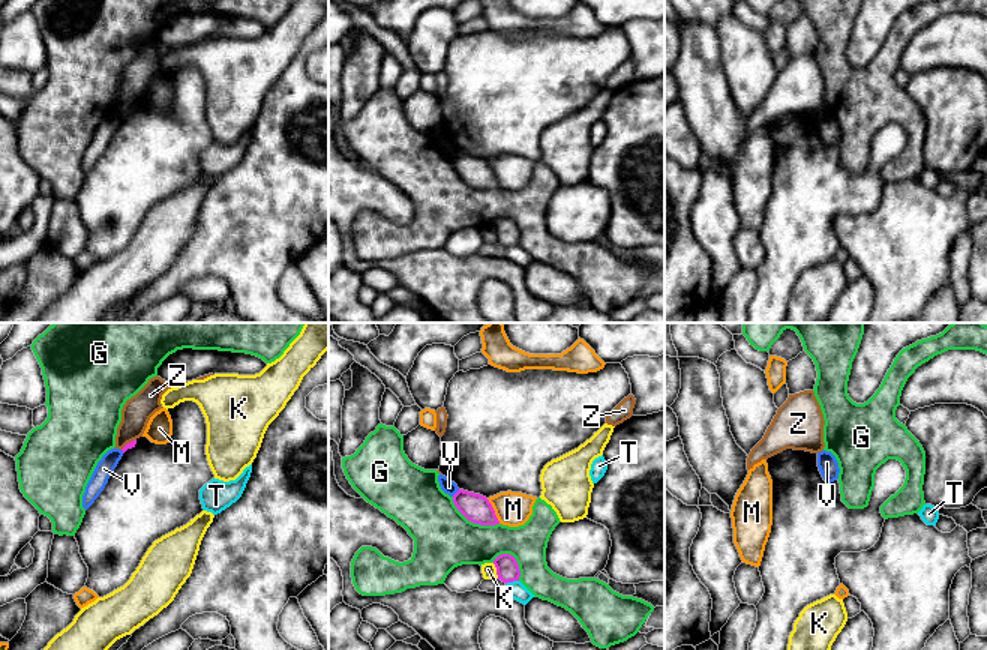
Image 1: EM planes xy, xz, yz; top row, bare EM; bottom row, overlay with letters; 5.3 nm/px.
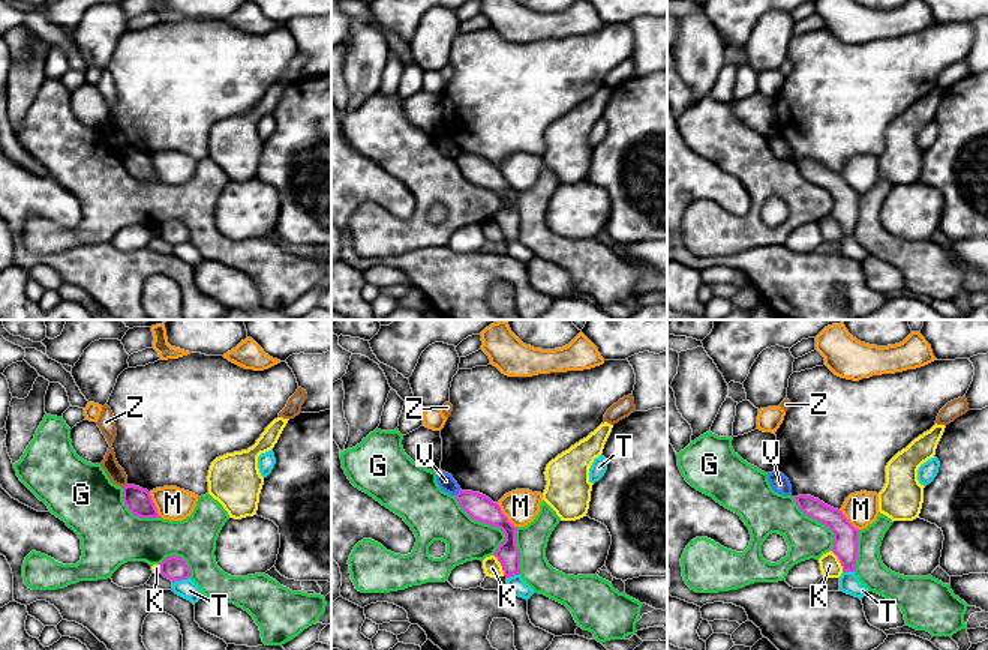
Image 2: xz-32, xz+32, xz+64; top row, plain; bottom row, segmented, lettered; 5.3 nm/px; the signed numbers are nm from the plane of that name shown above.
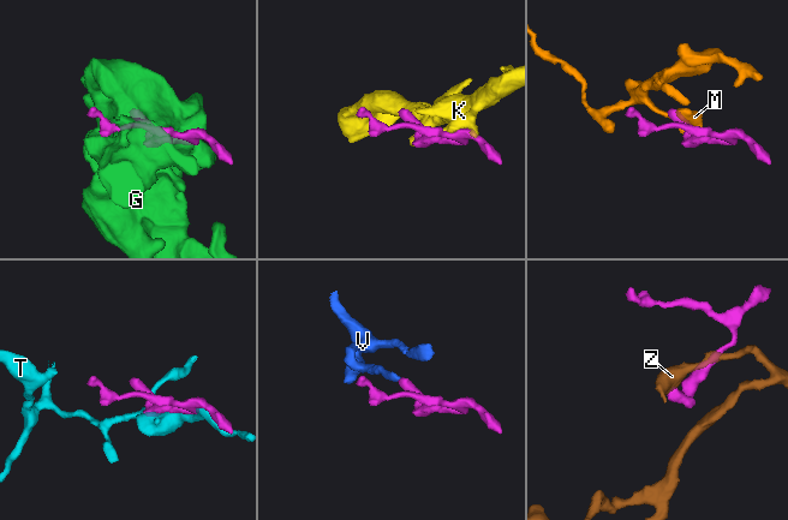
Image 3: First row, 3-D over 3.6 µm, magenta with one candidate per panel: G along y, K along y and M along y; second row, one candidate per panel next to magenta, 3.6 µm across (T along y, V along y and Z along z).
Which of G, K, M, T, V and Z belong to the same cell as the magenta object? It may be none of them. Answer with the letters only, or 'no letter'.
no letter

